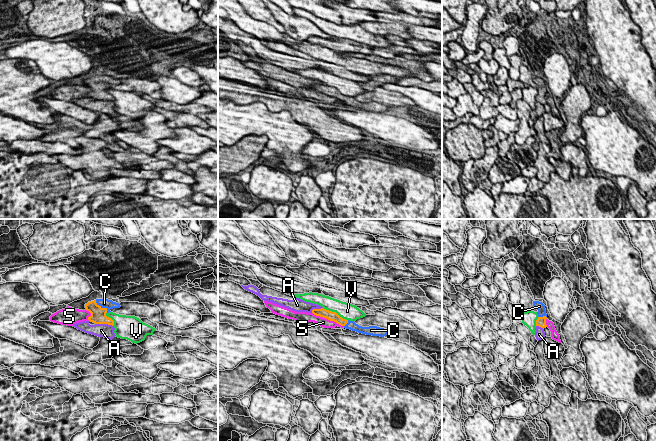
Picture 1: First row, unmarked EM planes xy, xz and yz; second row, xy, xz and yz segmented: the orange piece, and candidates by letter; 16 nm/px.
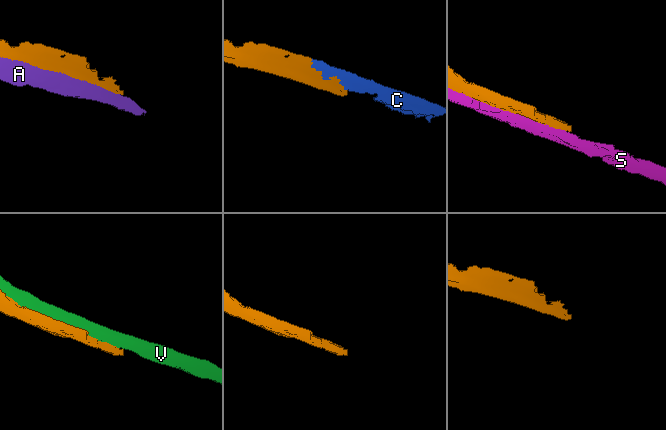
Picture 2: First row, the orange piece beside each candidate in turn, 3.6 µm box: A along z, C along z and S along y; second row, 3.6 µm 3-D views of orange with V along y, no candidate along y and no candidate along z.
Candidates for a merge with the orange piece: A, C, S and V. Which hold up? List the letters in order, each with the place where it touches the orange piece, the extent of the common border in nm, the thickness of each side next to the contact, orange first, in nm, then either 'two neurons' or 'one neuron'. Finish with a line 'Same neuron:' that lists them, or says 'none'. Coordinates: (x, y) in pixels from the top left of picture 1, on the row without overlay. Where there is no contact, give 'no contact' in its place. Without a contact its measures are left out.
A: xy (104, 99) | 300 nm | 260/220 nm | two neurons
C: xy (102, 84) | 280 nm | 260/160 nm | one neuron
S: xz (327, 94) | 550 nm | 160/160 nm | two neurons
V: xz (335, 88) | 460 nm | 160/260 nm | two neurons
Same neuron: C

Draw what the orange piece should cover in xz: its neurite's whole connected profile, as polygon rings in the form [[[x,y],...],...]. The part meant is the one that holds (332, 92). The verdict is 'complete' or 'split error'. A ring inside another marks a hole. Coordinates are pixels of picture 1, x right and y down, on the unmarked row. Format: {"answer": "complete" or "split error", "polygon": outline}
{"answer": "split error", "polygon": [[[324,84],[313,85],[312,89],[316,92],[320,92],[330,97],[334,97],[337,100],[343,102],[344,104],[350,105],[352,107],[356,107],[358,109],[372,111],[372,112],[380,112],[380,113],[384,113],[389,109],[387,105],[380,104],[377,102],[369,102],[369,103],[359,102],[354,97],[343,95],[336,88],[332,88]]]}

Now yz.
{"answer": "split error", "polygon": [[[533,77],[533,82],[538,86],[537,88],[538,95],[536,96],[536,102],[539,102],[543,105],[546,104],[547,90],[546,90],[545,81],[539,77]]]}

